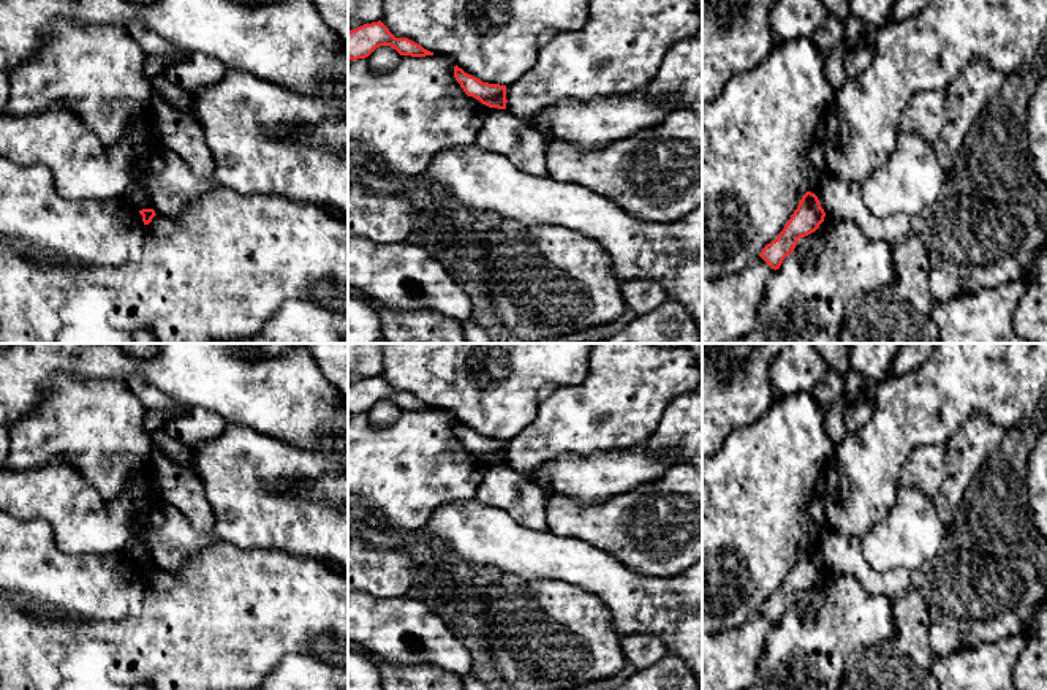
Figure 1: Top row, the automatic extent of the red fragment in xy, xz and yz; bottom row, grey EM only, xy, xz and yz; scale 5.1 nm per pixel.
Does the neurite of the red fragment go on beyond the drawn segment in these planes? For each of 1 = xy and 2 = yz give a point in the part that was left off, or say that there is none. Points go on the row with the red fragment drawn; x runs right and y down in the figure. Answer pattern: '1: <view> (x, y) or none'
1: none
2: none

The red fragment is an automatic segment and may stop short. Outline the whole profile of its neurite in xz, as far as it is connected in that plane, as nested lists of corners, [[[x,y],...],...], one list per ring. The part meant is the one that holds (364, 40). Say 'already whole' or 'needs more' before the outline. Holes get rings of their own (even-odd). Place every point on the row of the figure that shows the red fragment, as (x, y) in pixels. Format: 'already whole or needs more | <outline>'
already whole | [[[381,21],[364,24],[348,32],[350,60],[365,59],[380,46],[391,46],[400,55],[433,55],[433,52],[424,49],[422,46],[408,38],[395,38]]]

